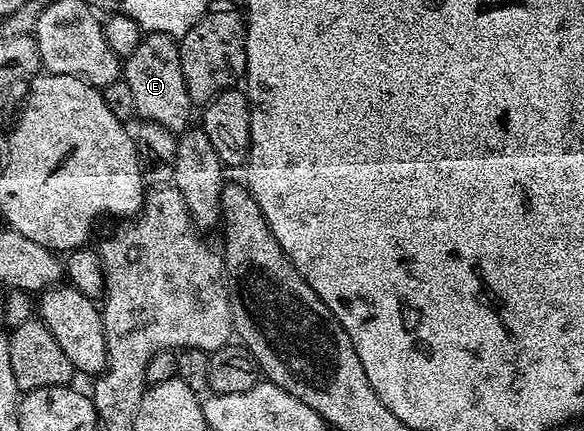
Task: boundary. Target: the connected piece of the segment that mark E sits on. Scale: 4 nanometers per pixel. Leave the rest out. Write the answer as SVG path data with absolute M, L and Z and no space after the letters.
M160 32L146 33L137 50L133 50L133 54L126 57L121 68L121 78L129 82L135 114L140 121L157 122L157 126L165 126L165 130L176 134L187 131L192 123L193 105L189 90L185 90L185 74L181 74L181 58L176 37Z

